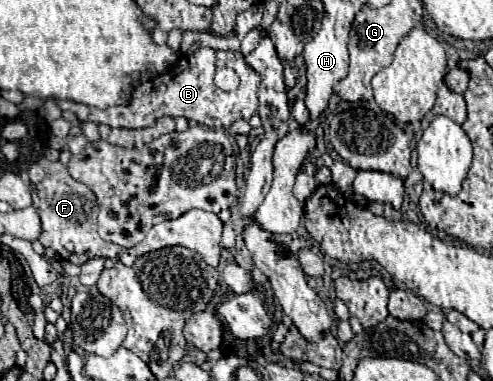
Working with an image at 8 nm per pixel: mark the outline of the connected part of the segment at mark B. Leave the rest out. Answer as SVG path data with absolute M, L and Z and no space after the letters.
M200 48L198 52L190 54L186 60L188 60L188 66L182 72L178 74L166 72L150 82L140 84L134 90L132 102L128 106L110 106L106 110L98 110L94 106L84 106L84 104L66 102L66 100L56 100L56 104L60 110L72 110L82 122L108 124L112 128L148 128L162 116L170 116L170 118L184 116L186 120L194 120L208 128L228 130L236 120L240 118L250 120L258 112L258 90L260 90L262 78L244 62L244 56L240 52L224 52L224 66L230 66L240 76L240 86L234 92L224 92L214 84L214 70L222 64L218 60L218 50Z

